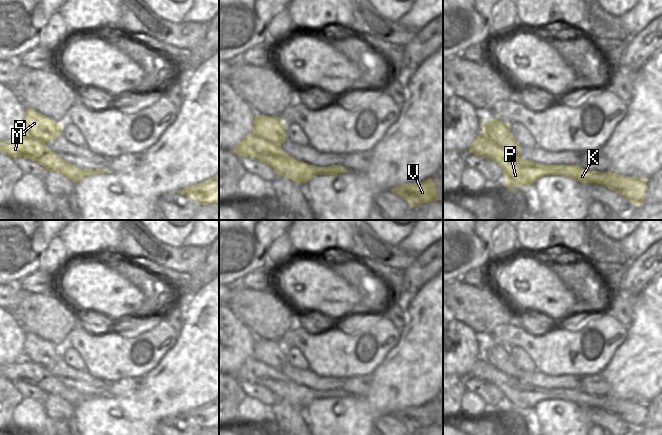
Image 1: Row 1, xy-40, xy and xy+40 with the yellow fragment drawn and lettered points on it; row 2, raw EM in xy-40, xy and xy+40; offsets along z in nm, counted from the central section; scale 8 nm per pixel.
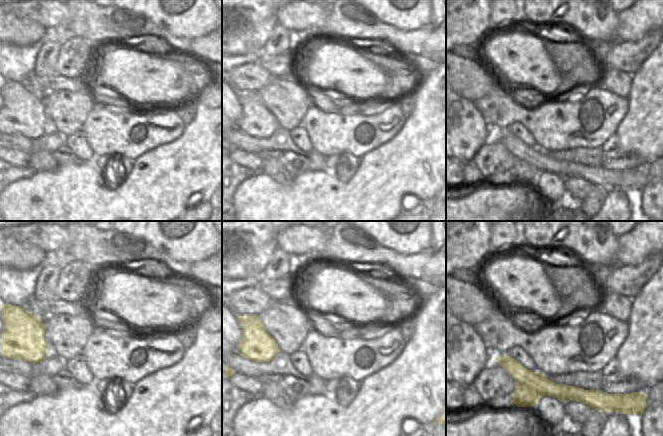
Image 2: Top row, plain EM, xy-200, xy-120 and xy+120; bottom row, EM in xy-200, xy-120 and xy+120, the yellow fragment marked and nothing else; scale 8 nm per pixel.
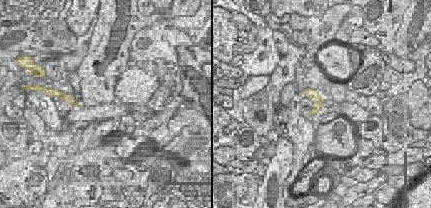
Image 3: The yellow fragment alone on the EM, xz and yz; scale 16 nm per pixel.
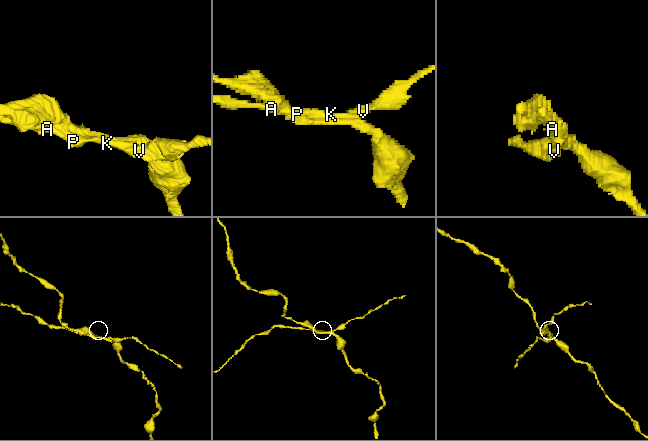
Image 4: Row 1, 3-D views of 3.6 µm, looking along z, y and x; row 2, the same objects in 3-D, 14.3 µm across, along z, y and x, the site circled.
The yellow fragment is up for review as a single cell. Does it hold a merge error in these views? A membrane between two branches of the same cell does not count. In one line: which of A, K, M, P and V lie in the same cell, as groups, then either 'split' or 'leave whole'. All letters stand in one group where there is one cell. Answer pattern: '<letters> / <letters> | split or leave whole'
A K P V / M | split

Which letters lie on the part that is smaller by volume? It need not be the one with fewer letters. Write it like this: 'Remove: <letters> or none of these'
Remove: A, K, P, V

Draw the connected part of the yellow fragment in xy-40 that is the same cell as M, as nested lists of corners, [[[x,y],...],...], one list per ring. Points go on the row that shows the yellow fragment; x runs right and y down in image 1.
[[[27,107],[23,122],[23,135],[28,135],[46,143],[61,135],[61,123],[56,123],[50,117]]]

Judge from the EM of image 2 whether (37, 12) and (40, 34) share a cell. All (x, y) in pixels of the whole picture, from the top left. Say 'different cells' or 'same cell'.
different cells

